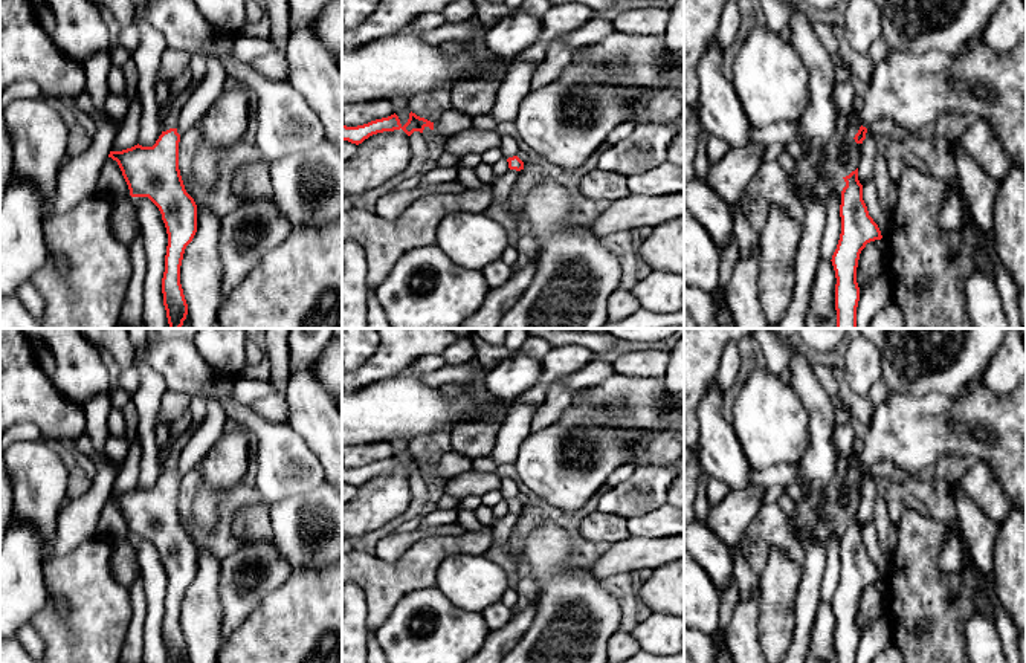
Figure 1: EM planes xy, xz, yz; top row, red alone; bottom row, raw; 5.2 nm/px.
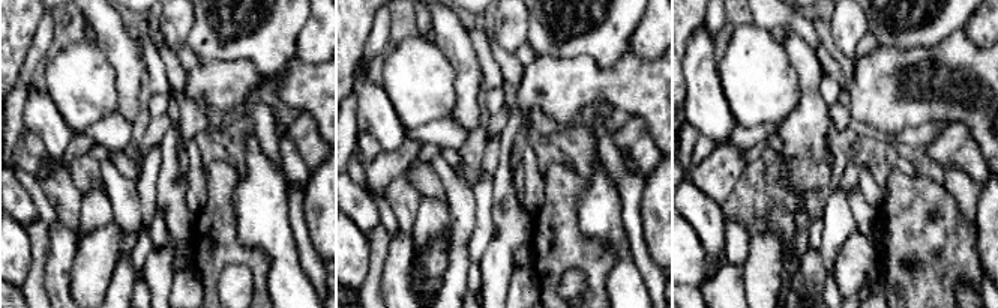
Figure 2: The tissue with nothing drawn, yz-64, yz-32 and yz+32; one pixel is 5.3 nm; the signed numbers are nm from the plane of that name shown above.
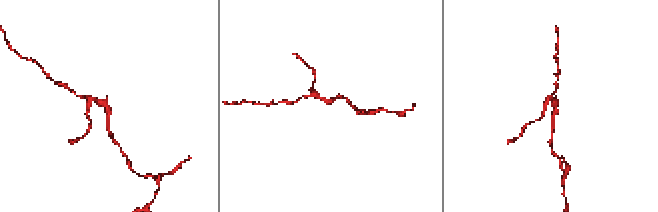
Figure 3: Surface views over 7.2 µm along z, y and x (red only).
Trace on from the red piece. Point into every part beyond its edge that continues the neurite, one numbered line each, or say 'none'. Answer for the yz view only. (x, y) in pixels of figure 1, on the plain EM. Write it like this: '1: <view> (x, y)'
1: yz (913, 433)

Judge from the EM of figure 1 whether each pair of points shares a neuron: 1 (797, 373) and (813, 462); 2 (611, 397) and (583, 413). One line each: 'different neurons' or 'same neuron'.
1: same neuron
2: same neuron

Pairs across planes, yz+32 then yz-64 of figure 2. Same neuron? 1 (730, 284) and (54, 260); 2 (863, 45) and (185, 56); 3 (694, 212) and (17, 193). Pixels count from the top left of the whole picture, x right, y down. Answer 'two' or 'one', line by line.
1: one
2: one
3: one

